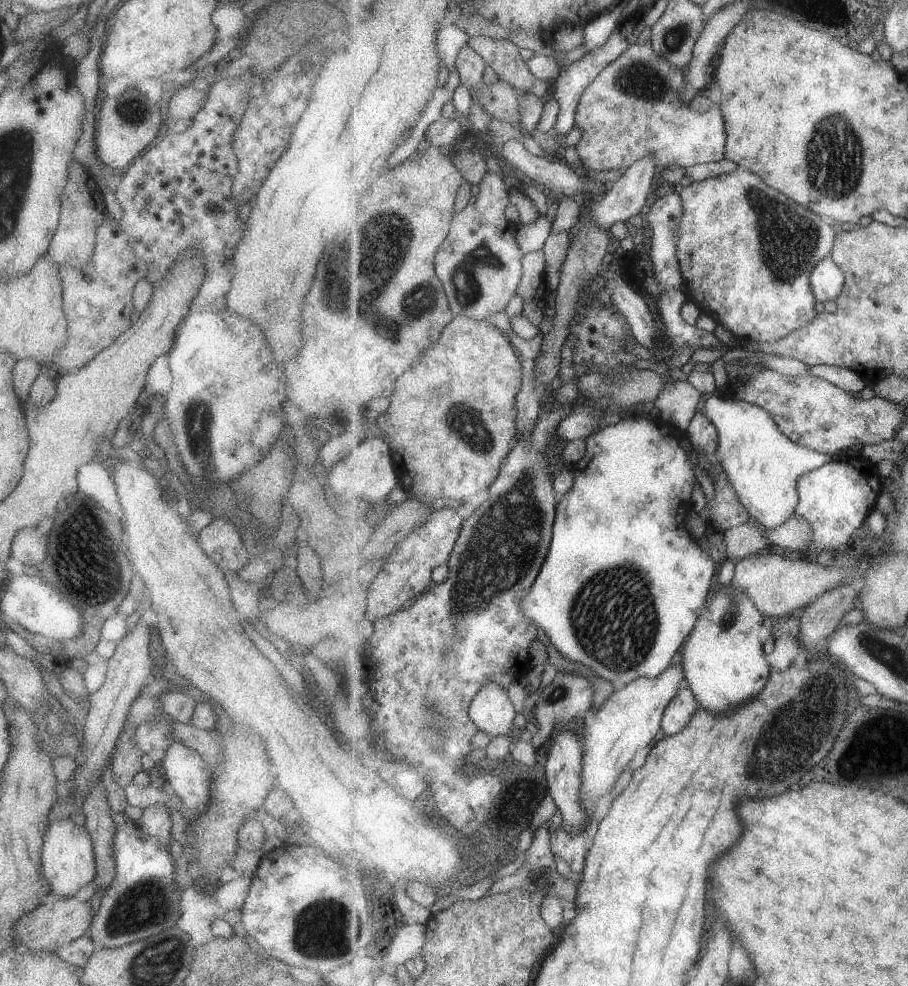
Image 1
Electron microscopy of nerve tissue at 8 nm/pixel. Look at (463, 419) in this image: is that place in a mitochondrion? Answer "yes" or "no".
yes

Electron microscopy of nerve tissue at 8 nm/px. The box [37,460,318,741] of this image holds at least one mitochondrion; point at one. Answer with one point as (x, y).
(93, 571)

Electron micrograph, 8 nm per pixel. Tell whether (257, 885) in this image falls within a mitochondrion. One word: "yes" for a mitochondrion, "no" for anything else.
no

